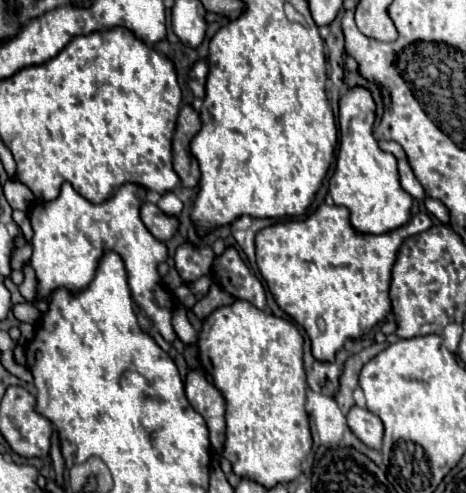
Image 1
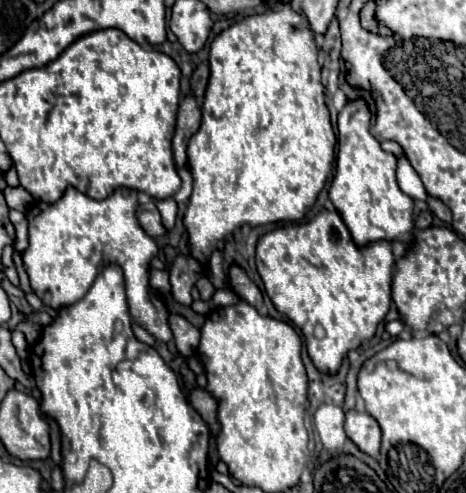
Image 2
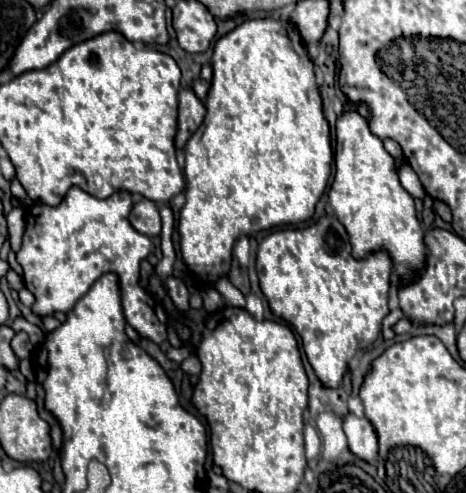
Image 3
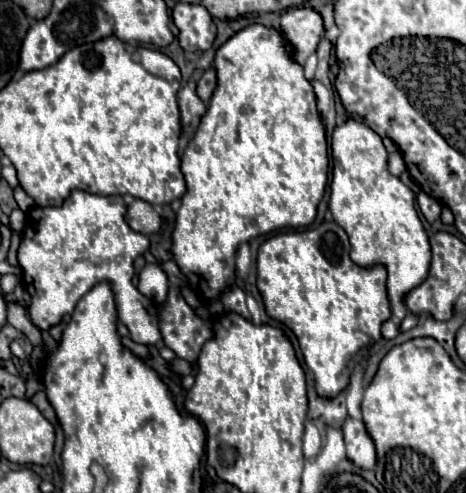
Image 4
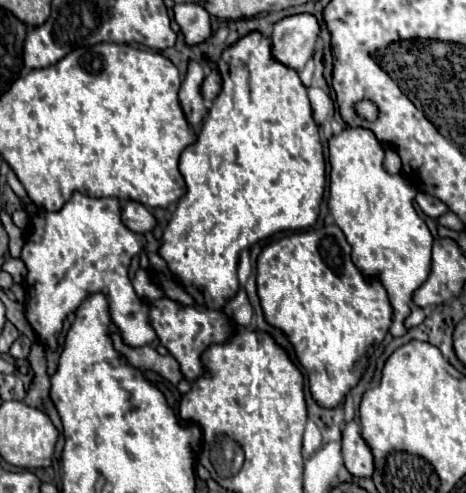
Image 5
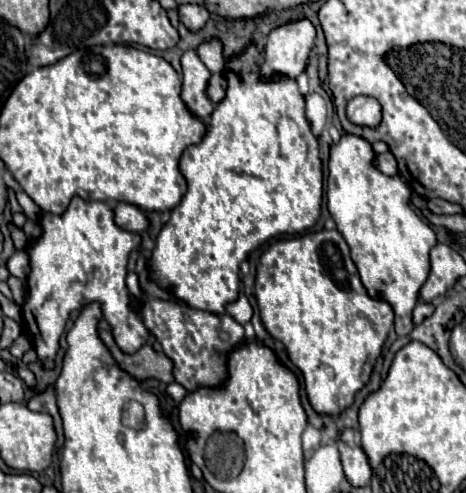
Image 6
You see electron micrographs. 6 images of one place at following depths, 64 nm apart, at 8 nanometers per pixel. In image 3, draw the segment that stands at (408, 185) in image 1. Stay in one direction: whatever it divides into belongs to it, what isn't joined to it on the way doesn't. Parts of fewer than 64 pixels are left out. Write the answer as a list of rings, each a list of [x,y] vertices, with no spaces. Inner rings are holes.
[[[404,164],[402,168],[400,168],[400,172],[398,172],[398,176],[400,176],[400,182],[402,182],[402,186],[414,196],[414,198],[424,198],[426,194],[424,194],[424,188],[422,188],[422,184],[420,184],[420,180],[418,180],[418,176],[416,176],[416,172],[408,166],[408,164]]]

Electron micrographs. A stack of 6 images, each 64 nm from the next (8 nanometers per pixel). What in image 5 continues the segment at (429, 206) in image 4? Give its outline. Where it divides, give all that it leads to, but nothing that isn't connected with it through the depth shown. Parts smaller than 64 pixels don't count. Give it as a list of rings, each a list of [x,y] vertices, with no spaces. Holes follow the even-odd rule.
[[[418,191],[415,201],[430,218],[438,218],[438,216],[442,216],[442,214],[446,214],[450,210],[442,200],[436,200],[434,196],[428,196],[424,192]]]

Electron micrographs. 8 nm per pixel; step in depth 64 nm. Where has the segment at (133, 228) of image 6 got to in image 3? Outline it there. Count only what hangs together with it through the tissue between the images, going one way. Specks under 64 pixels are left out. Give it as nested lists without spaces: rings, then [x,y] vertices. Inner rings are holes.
[[[140,200],[138,204],[134,204],[128,220],[132,228],[136,228],[140,234],[146,234],[146,236],[160,234],[160,212],[154,210],[154,202],[150,200]]]

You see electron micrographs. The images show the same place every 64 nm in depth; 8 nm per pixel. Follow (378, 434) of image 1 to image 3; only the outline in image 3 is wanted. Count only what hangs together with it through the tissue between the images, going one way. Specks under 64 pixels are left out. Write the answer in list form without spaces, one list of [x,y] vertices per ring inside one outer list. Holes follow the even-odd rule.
[[[354,414],[344,416],[344,434],[348,438],[350,452],[368,462],[374,464],[378,458],[378,438],[372,428],[372,424],[366,418],[356,418]]]

